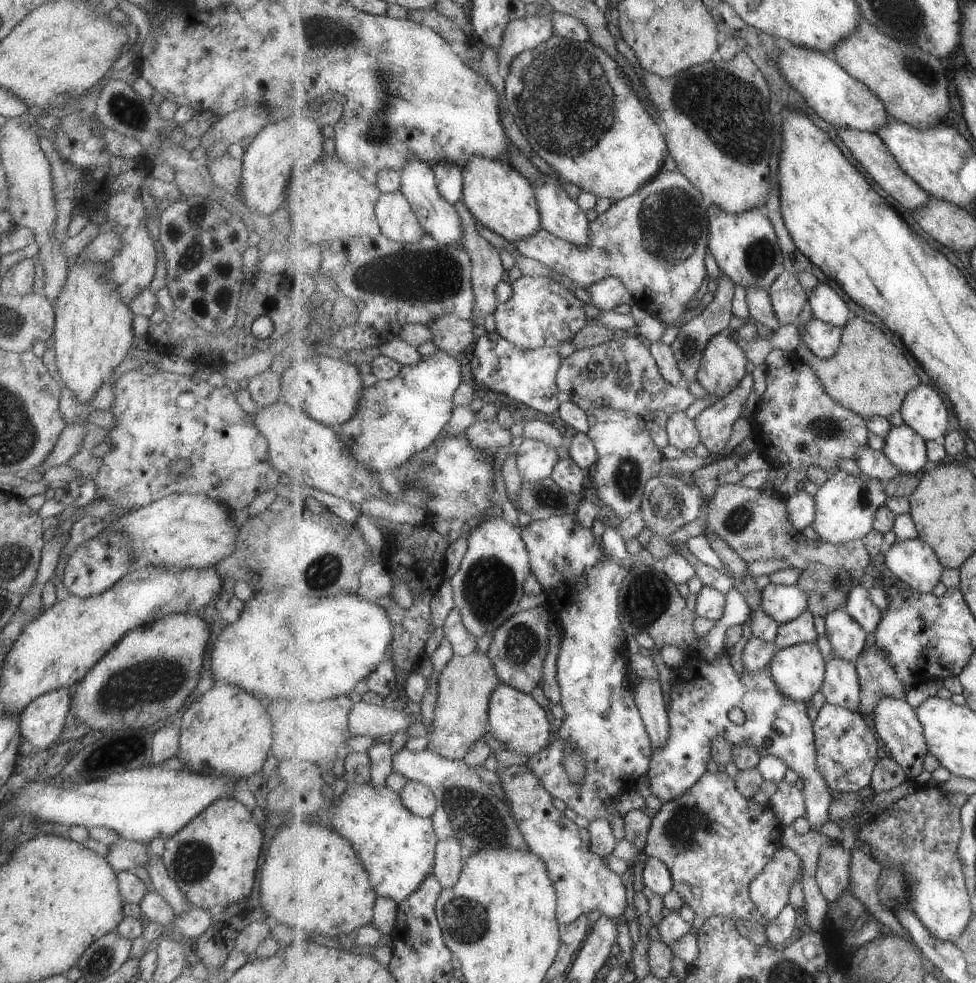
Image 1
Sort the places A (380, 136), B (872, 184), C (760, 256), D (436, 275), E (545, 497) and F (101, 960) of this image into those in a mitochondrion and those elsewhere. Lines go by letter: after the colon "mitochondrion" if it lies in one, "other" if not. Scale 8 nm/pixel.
A: mitochondrion
B: other
C: mitochondrion
D: mitochondrion
E: mitochondrion
F: mitochondrion

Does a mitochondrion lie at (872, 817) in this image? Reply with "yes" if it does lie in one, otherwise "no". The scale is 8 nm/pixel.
no

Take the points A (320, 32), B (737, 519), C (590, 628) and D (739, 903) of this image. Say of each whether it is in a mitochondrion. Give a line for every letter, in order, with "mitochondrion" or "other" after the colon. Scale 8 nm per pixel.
A: mitochondrion
B: mitochondrion
C: other
D: other

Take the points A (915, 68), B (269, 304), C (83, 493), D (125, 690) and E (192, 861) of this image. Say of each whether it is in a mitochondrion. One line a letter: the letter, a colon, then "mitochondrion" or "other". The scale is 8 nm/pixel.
A: mitochondrion
B: other
C: other
D: mitochondrion
E: mitochondrion

